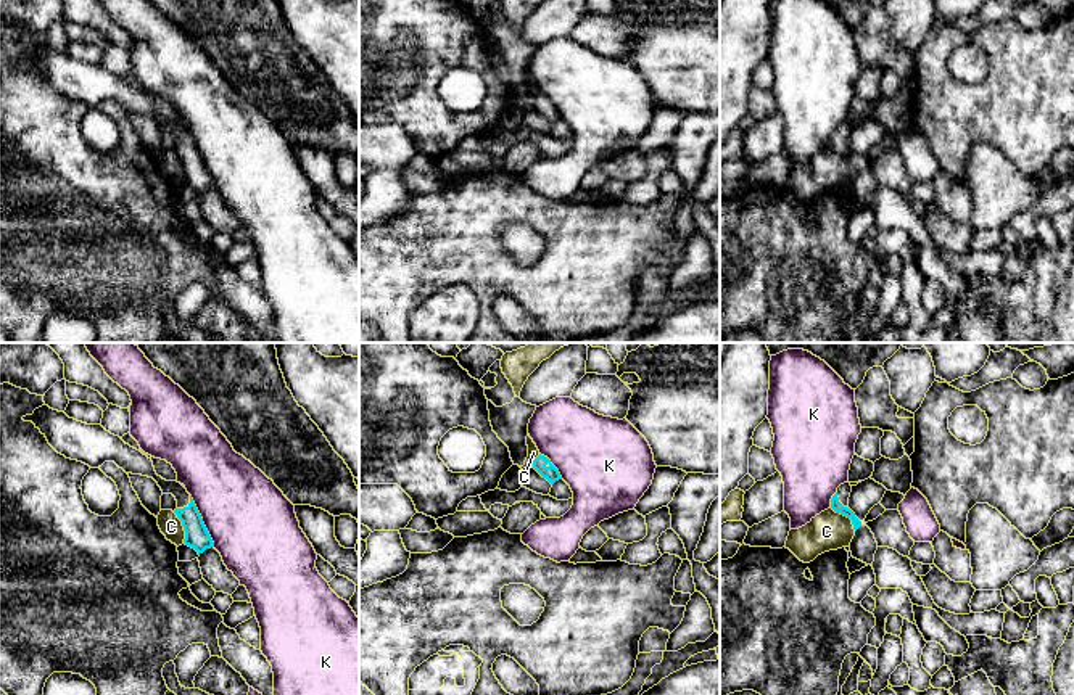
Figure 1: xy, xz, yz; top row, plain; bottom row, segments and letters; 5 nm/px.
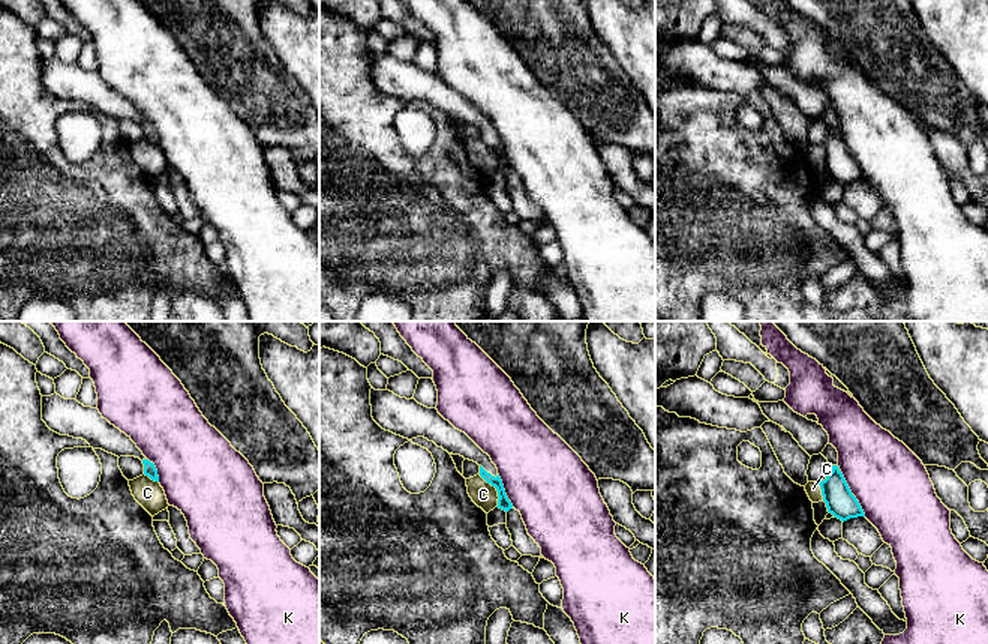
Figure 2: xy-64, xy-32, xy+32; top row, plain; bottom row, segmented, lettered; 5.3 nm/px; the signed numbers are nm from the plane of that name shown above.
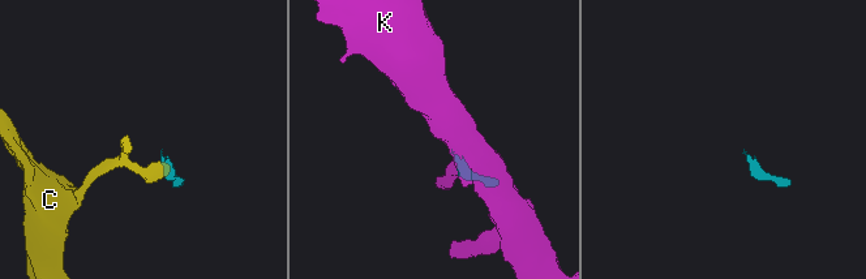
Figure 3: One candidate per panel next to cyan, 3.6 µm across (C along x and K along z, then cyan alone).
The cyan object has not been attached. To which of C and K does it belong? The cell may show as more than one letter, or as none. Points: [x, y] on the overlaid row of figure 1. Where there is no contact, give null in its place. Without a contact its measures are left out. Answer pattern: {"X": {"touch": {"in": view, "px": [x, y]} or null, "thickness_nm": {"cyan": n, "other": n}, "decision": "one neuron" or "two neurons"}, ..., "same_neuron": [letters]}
{"C": {"touch": {"in": "xy", "px": [184, 528]}, "thickness_nm": {"cyan": 120, "other": 110}, "decision": "two neurons"}, "K": {"touch": {"in": "xy", "px": [202, 520]}, "thickness_nm": {"cyan": 120, "other": 420}, "decision": "two neurons"}, "same_neuron": []}

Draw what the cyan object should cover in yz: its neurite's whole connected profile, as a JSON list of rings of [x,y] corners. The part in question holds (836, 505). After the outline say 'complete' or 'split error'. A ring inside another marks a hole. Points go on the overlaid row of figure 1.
[[[844,483],[837,487],[837,492],[831,499],[831,508],[836,513],[841,513],[852,520],[853,529],[857,531],[861,526],[861,521],[855,516],[855,513],[849,508],[849,497],[852,492],[850,483]]]; split error

